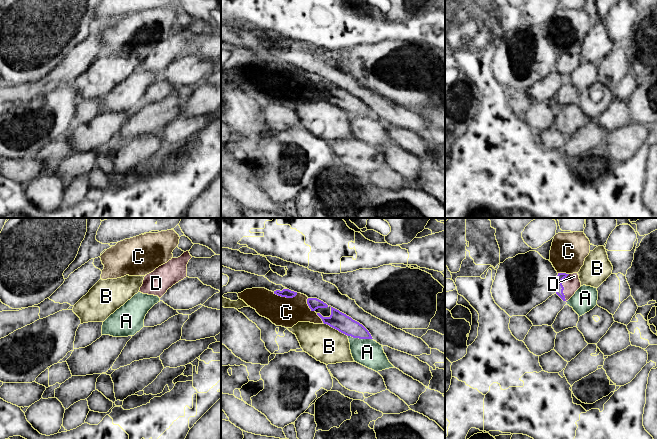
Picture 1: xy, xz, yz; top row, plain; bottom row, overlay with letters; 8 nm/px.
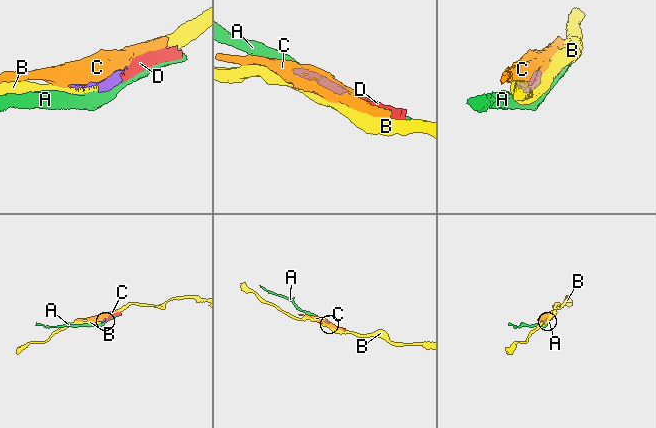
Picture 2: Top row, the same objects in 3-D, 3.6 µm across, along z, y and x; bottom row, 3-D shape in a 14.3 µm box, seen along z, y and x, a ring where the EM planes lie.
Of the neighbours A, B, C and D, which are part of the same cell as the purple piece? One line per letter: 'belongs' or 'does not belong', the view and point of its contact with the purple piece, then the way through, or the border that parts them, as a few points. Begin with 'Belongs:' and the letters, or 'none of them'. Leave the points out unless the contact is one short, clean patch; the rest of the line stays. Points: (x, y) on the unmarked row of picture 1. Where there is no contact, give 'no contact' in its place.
Belongs: D
A: does not belong; meets purple in xz at (360, 114); border along xz (348, 111), (354, 114), (372, 115)
B: does not belong; meets purple in xz at (336, 105)
C: does not belong; meets purple in xz at (285, 72)
D: belongs; meets purple in yz at (563, 63); runs through yz (559, 65), (563, 63), (571, 59)

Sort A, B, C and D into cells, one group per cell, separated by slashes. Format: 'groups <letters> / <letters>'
groups A / B / C / D

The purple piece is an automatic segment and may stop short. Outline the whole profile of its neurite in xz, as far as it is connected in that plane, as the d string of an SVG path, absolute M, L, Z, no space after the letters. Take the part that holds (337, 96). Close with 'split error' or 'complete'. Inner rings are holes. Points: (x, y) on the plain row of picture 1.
M308 74L307 80L311 87L315 87L324 100L338 106L339 108L359 115L373 115L369 107L359 98L328 82L317 74Z | split error

